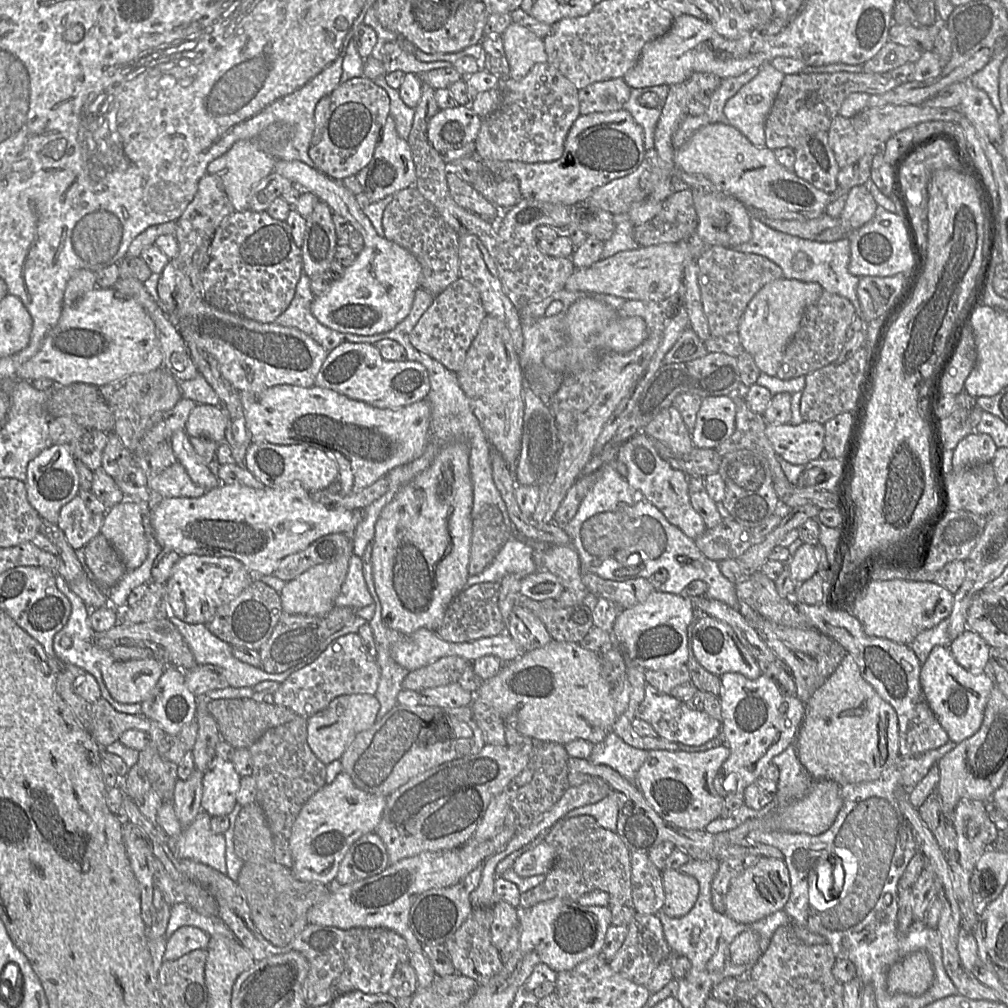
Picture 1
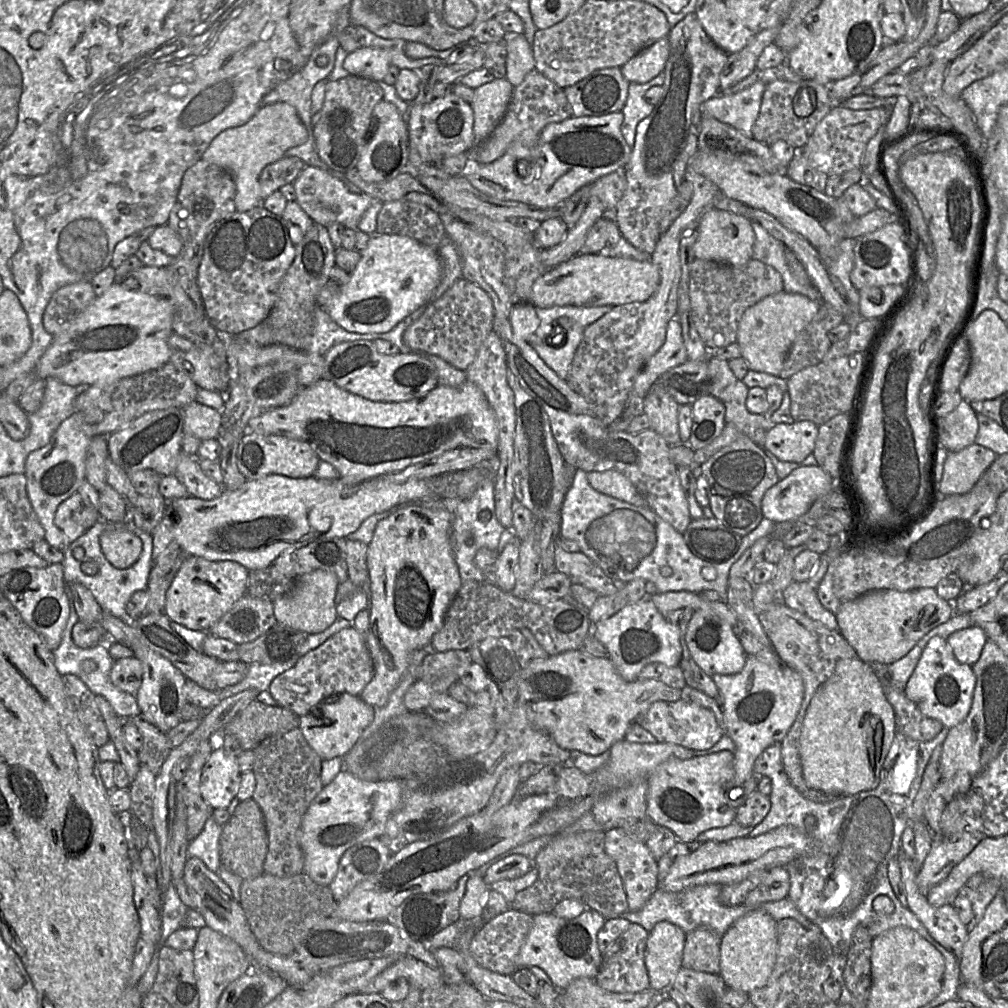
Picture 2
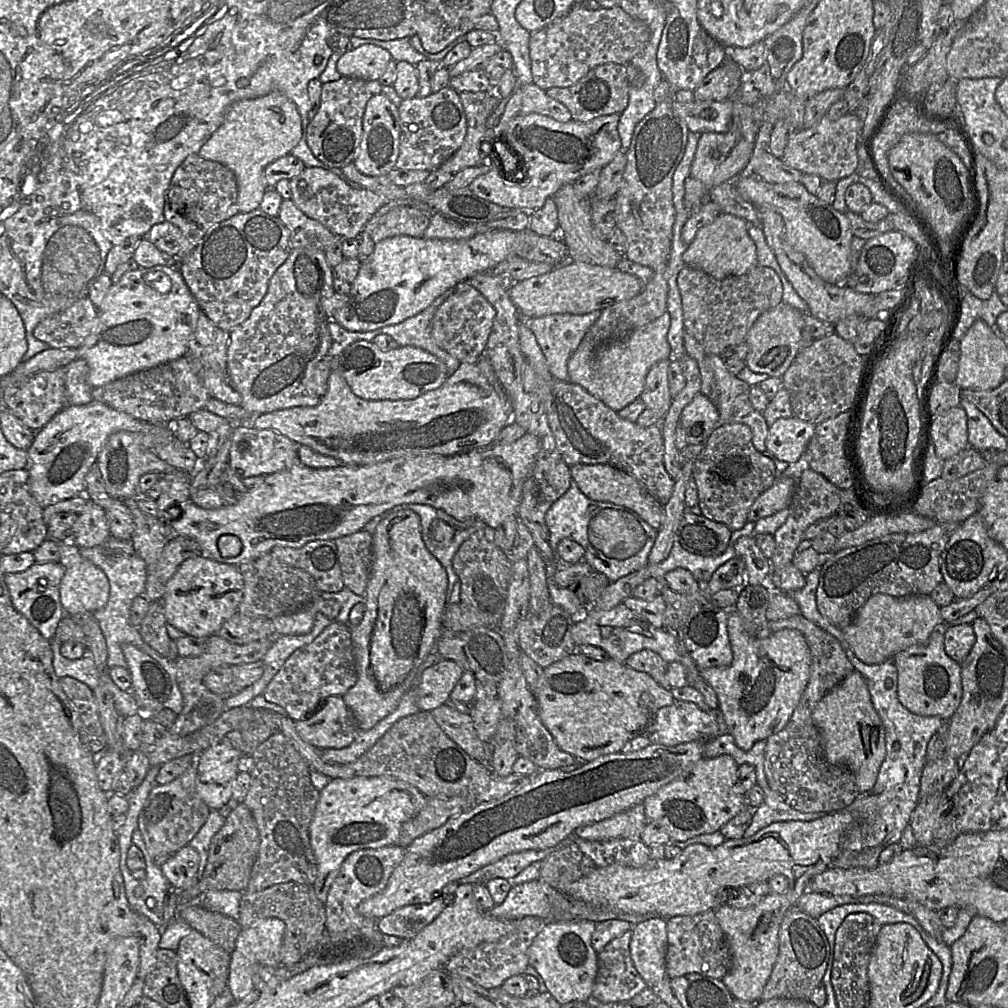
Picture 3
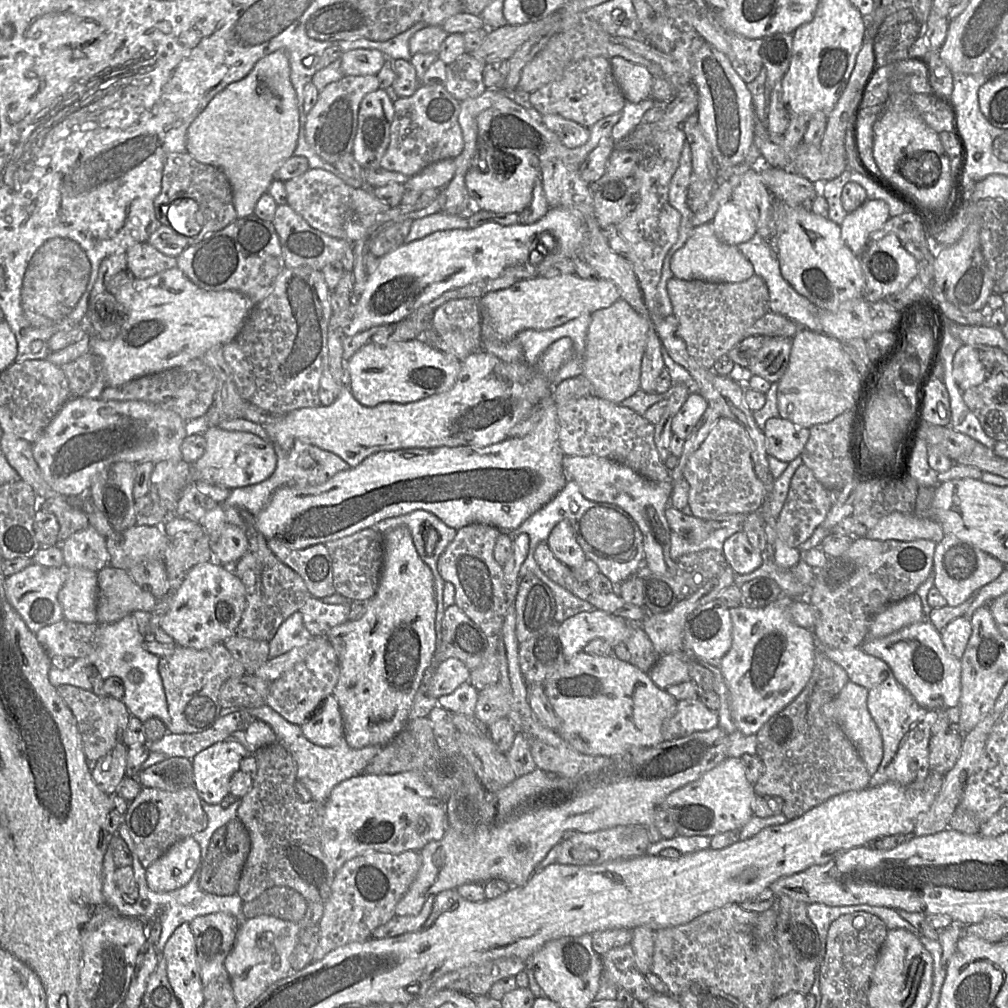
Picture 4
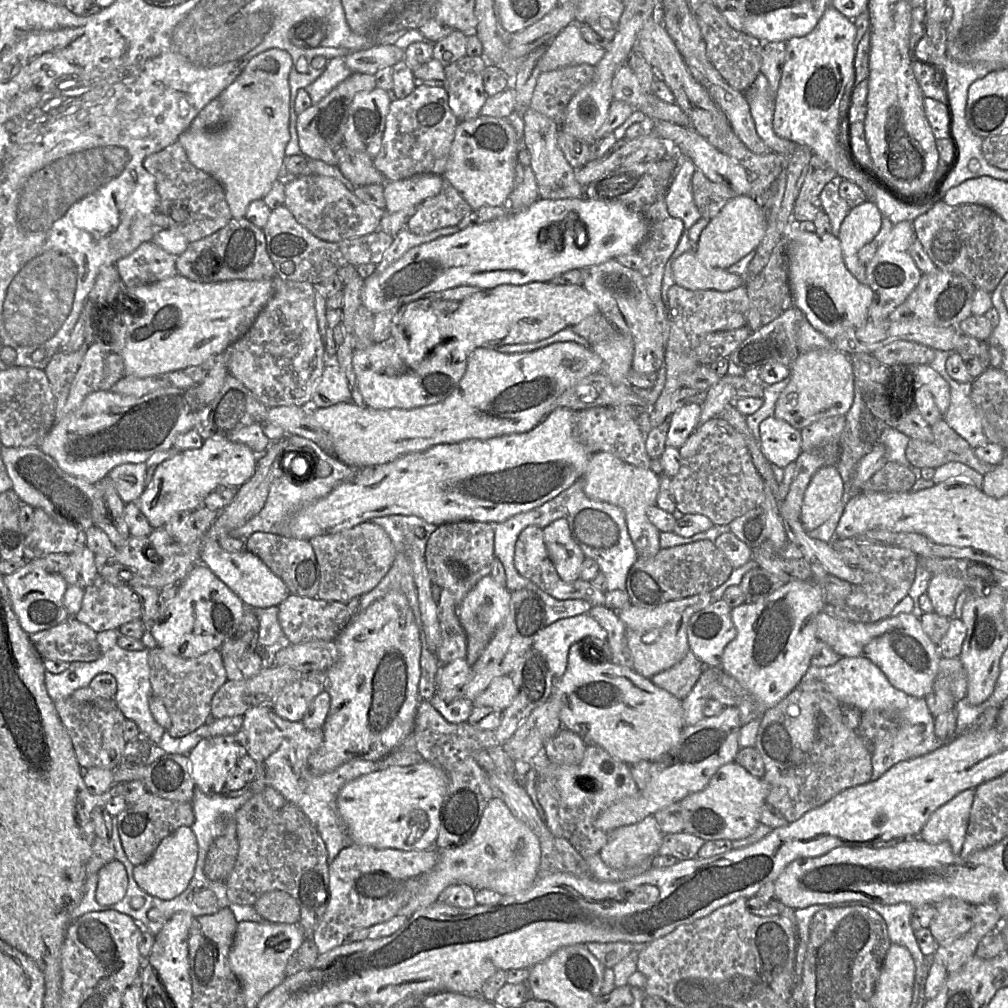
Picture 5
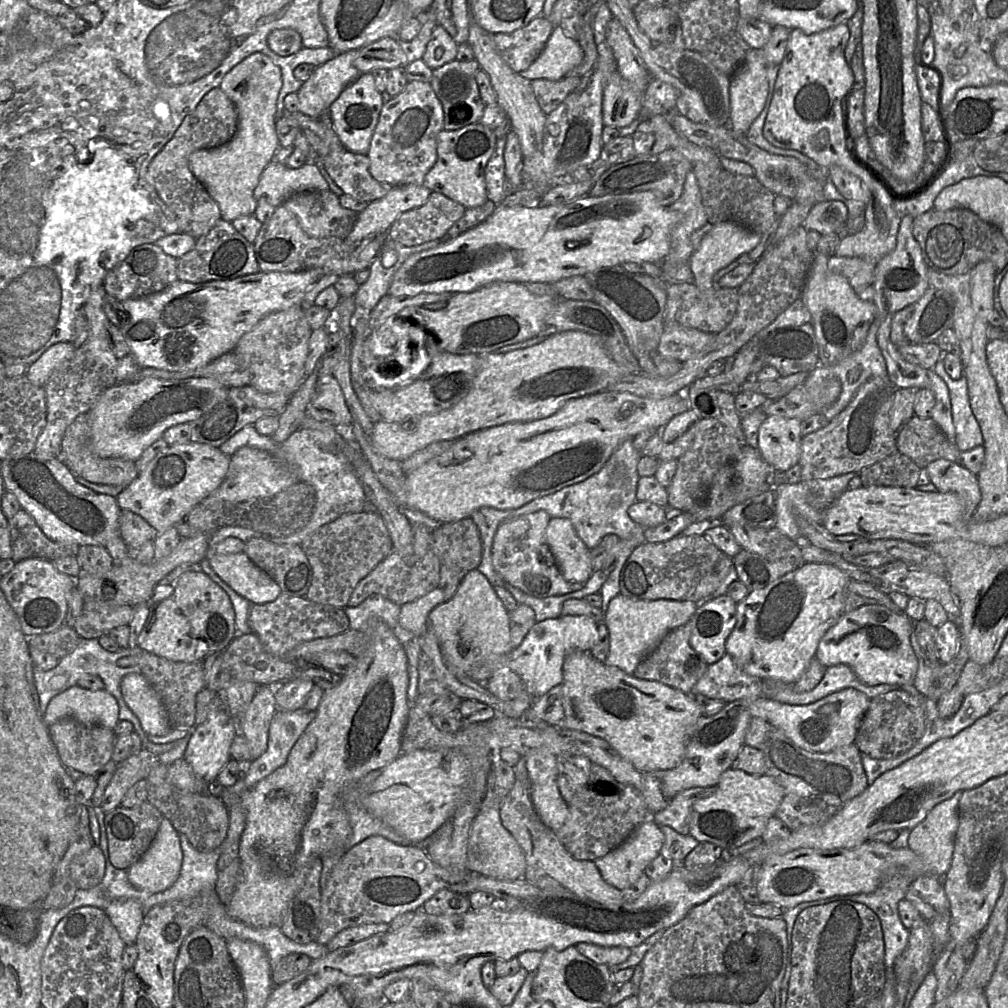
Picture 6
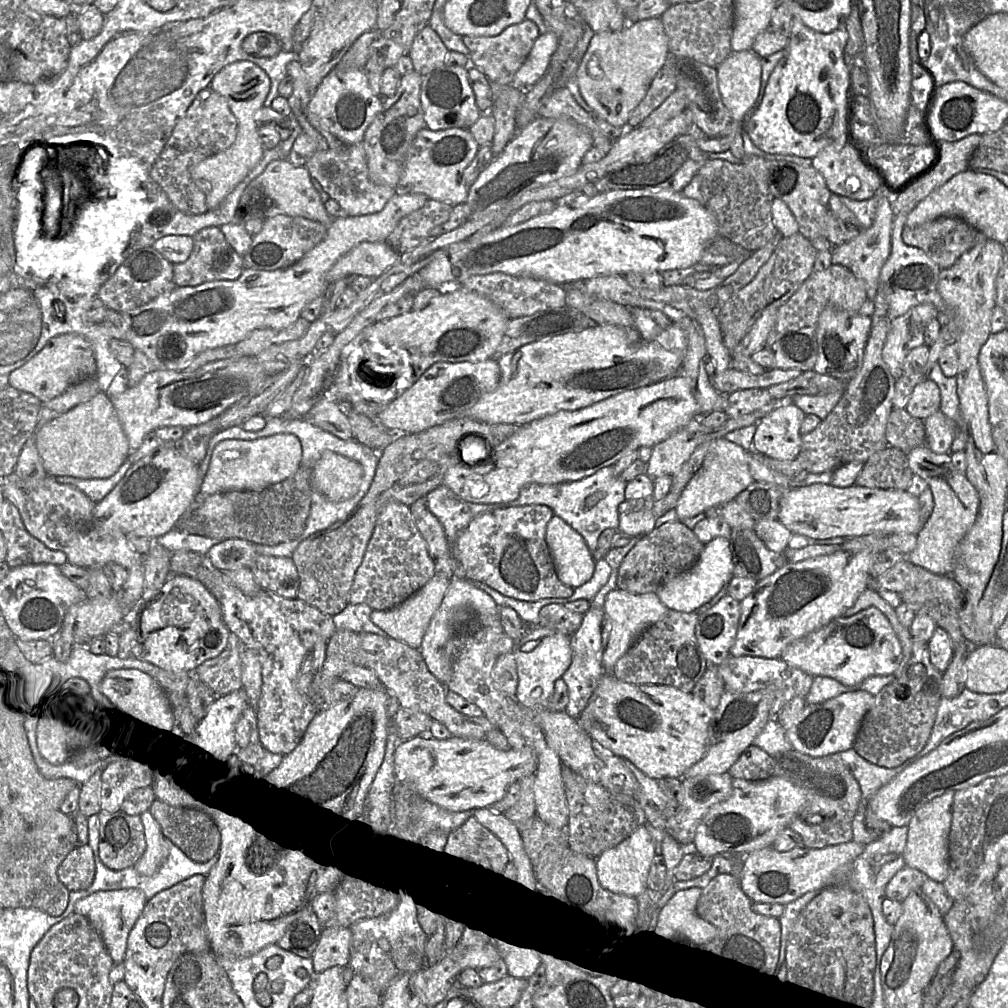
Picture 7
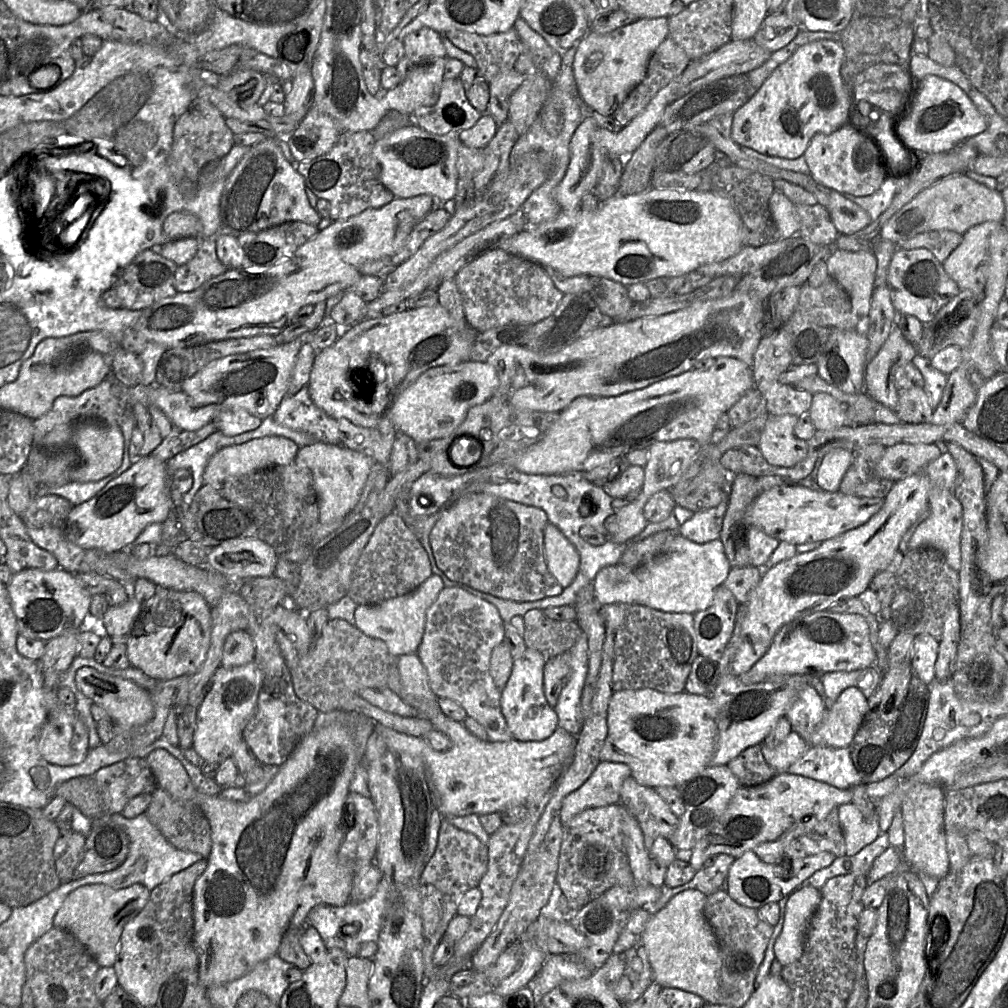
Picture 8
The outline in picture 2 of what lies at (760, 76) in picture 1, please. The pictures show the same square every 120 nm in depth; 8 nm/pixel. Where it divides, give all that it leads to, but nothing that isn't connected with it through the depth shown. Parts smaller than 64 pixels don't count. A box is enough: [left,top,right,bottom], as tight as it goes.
[701,82,768,137]

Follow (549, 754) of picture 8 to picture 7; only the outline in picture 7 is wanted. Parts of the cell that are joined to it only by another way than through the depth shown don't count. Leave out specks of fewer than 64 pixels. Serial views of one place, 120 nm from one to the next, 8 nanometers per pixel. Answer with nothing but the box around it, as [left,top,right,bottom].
[393,736,538,812]

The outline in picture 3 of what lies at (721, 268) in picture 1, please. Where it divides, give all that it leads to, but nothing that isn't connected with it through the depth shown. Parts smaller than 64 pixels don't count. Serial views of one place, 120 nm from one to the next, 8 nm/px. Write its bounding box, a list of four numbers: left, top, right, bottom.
[677,264,783,355]

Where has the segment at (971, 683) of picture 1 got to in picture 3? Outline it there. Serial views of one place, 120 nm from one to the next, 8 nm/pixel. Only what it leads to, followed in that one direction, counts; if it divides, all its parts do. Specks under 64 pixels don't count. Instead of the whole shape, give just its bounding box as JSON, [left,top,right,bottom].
[892,630,962,720]

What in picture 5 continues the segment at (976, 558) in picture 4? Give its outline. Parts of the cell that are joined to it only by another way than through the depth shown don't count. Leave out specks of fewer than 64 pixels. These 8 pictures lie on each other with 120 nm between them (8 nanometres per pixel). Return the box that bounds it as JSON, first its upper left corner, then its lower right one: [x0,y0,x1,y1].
[926,575,966,618]

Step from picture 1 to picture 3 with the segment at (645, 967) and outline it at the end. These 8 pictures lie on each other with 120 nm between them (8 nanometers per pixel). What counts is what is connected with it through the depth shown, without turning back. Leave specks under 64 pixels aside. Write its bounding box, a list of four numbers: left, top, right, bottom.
[591,930,648,1002]

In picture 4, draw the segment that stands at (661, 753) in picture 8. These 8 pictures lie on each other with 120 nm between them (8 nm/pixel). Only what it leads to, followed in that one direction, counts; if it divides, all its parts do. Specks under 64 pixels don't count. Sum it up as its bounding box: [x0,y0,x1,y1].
[544,651,678,756]

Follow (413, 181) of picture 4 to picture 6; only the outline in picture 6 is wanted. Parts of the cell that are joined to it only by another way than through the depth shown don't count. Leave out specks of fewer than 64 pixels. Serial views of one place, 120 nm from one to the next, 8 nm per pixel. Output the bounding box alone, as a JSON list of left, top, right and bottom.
[344,184,431,243]

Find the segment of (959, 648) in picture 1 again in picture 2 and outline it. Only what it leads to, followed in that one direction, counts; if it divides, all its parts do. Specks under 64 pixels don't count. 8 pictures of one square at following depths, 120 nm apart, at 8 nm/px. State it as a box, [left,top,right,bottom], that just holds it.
[946,625,986,667]

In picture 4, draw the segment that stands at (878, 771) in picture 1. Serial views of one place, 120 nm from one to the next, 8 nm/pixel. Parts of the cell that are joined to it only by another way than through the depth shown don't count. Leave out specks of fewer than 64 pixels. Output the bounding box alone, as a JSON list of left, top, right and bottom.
[822,681,883,777]

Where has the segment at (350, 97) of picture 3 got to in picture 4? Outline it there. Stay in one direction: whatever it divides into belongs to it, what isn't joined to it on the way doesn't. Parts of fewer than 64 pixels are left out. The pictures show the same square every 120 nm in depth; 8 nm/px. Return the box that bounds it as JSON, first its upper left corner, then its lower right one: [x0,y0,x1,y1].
[305,75,379,165]

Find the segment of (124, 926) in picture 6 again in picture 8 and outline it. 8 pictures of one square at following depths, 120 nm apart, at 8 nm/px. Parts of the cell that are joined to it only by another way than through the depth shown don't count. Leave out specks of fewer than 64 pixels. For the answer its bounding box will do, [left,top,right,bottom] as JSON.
[53,883,149,967]

